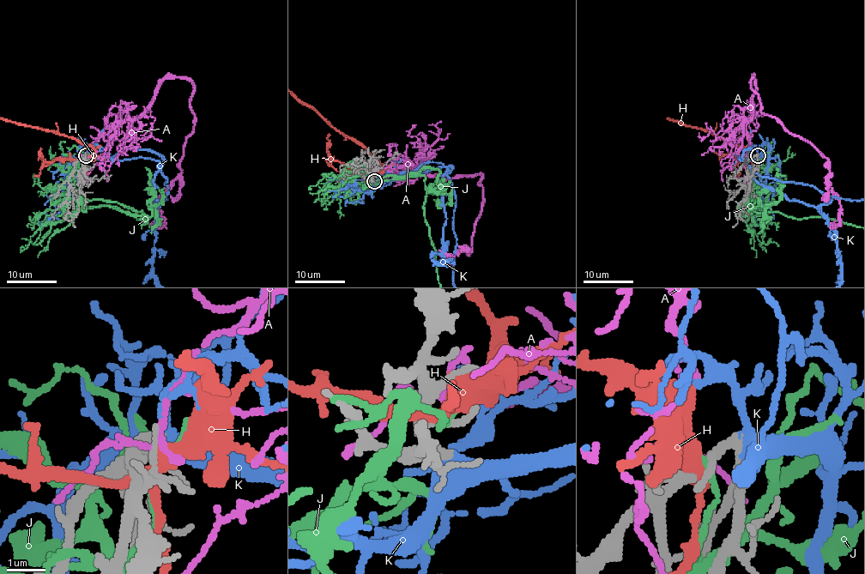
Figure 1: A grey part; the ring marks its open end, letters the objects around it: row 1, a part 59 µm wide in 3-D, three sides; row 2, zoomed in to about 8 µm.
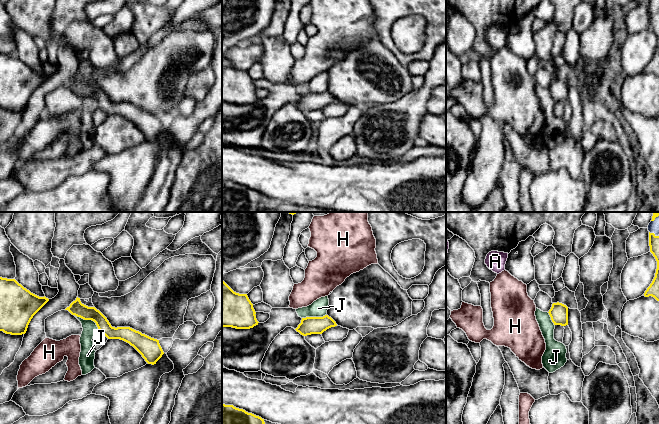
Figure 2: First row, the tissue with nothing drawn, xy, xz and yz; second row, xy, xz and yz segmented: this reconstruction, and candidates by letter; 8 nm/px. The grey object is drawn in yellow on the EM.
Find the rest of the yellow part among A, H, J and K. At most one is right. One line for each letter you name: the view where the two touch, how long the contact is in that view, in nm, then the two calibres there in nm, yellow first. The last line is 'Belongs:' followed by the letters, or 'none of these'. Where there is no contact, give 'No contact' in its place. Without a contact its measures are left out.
K: Touches yellow in yz. Shared border 90 nm. Thickness 80 nm (yellow) against 80 nm
Belongs: K

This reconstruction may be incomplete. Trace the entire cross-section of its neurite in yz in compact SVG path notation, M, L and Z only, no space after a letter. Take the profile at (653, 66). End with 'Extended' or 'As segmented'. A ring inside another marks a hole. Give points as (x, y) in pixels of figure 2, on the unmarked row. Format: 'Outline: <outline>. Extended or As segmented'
Outline: M649 0L649 22L650 28L653 30L657 37L657 45L655 53L644 69L645 73L652 72L659 77L659 0Z. Extended

